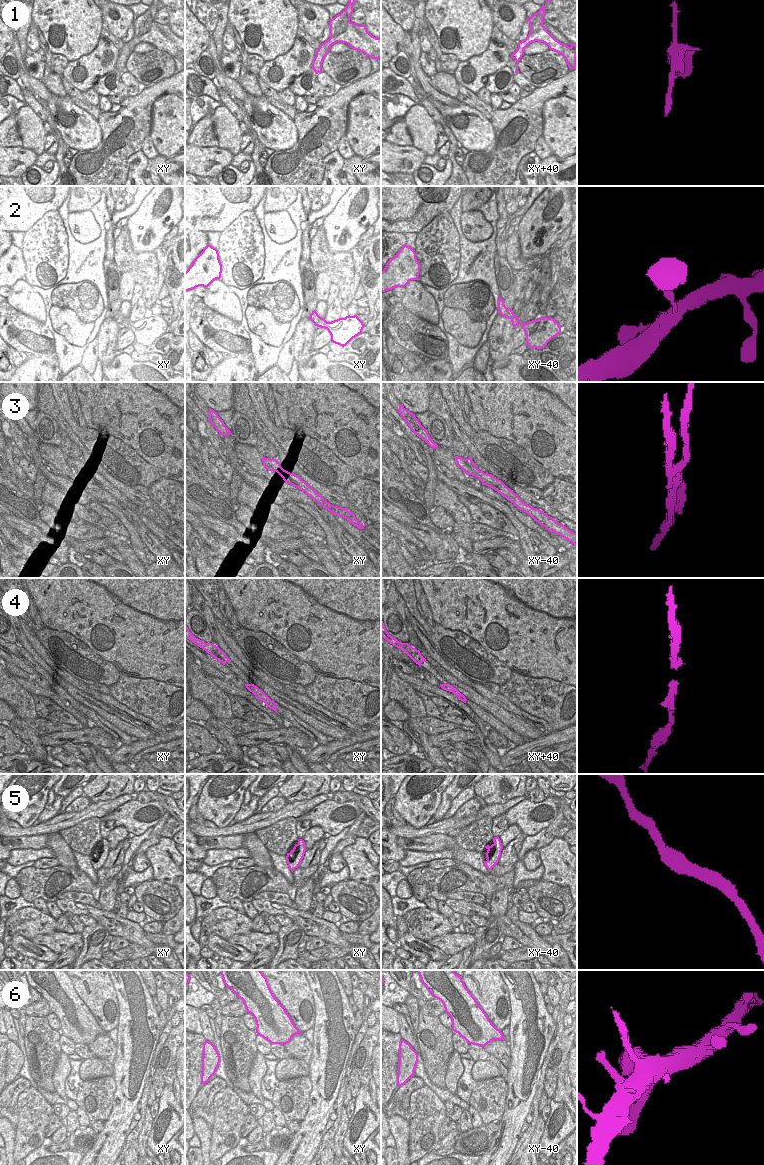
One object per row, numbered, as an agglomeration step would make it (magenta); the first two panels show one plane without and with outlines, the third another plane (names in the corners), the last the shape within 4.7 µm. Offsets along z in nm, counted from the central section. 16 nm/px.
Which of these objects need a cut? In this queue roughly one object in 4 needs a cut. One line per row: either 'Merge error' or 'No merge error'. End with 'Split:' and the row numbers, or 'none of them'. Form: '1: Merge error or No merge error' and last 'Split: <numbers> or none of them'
1: Merge error
2: No merge error
3: Merge error
4: No merge error
5: No merge error
6: No merge error
Split: 1, 3

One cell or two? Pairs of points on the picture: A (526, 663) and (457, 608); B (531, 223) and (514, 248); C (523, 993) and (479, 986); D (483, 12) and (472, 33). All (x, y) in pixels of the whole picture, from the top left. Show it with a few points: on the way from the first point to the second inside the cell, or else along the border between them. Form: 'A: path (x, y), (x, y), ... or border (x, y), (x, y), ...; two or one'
A: path (522, 642), (484, 607), (478, 607); one
B: border (515, 231), (520, 254), (525, 258), (537, 256); two
C: border (502, 980), (507, 988), (511, 1014); two
D: path (478, 17), (472, 23), (472, 28); one

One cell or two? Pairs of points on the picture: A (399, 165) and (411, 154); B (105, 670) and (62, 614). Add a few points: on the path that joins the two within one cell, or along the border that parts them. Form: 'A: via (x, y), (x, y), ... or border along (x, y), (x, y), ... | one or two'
A: via (402, 162), (408, 157) | one
B: border along (65, 631), (85, 643), (103, 659) | two

